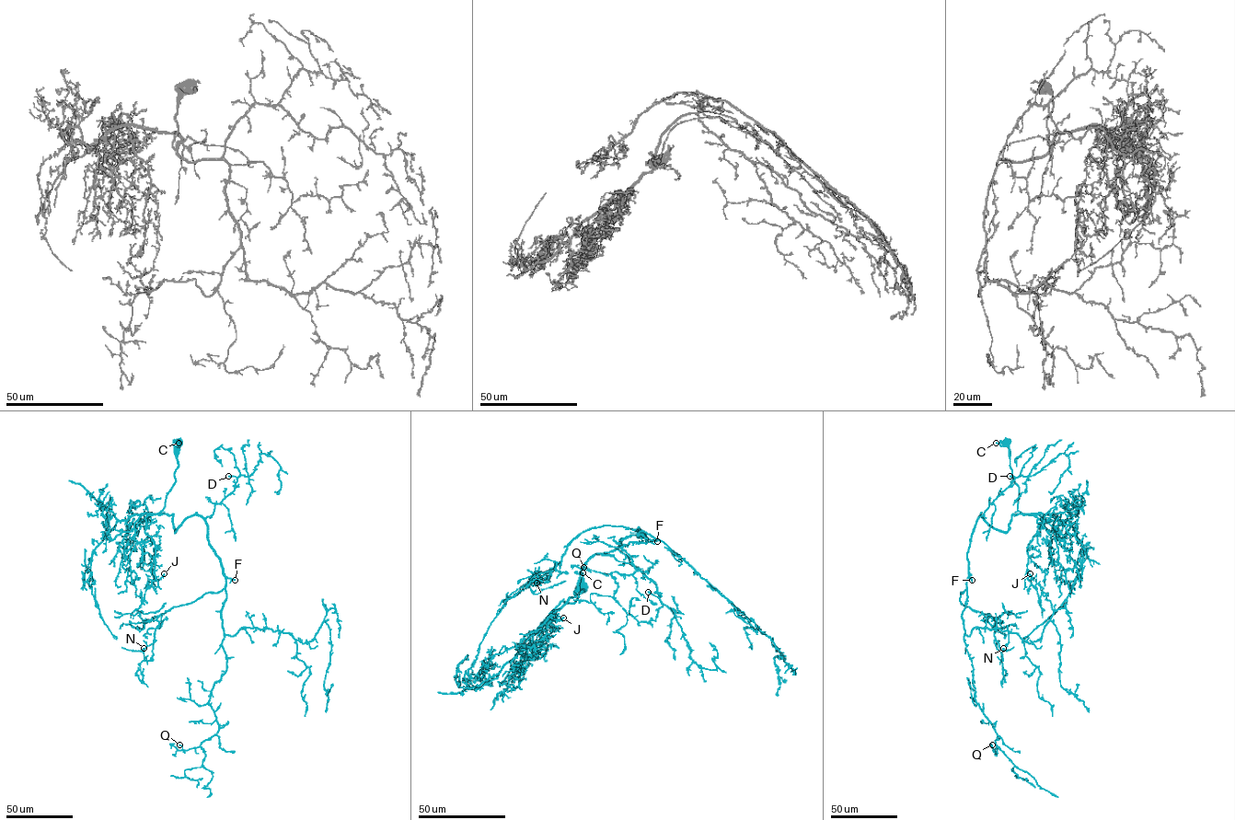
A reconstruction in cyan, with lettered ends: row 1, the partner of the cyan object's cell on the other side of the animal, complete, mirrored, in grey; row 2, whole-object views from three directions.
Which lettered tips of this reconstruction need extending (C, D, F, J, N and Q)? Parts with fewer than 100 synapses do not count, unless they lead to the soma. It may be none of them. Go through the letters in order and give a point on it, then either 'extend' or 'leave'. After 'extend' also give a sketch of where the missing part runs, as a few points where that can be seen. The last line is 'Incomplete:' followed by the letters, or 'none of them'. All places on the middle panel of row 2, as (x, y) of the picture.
C: (582, 572) | leave
D: (648, 592) | leave
F: (657, 541) | extend | (657, 541), (720, 611), (768, 640), (792, 672), (802, 700), (807, 704), (807, 698)
J: (563, 617) | leave
N: (536, 583) | leave
Q: (583, 567) | leave
Incomplete: F

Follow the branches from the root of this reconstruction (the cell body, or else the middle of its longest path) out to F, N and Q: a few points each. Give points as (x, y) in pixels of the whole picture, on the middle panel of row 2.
F: (582, 585), (573, 603), (561, 601), (549, 615), (574, 595), (594, 555), (631, 536), (657, 541)
N: (582, 585), (573, 603), (561, 601), (549, 615), (574, 595), (594, 555), (644, 534), (588, 529), (536, 583)
Q: (582, 585), (549, 615), (574, 595), (594, 555), (645, 534), (622, 548), (632, 574), (583, 567)

